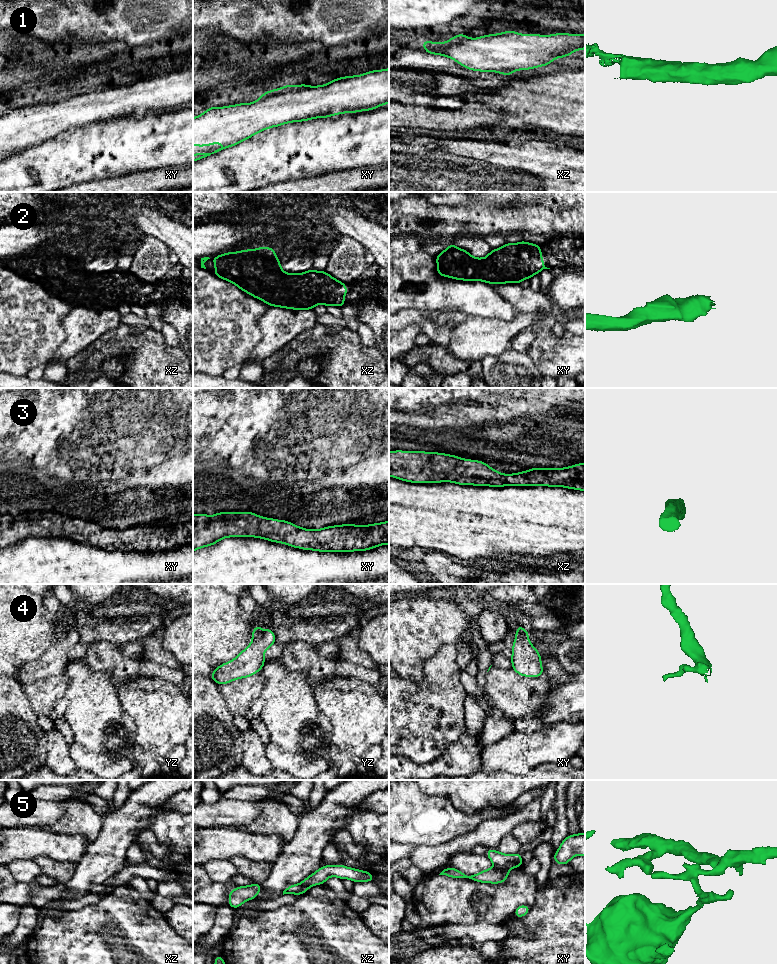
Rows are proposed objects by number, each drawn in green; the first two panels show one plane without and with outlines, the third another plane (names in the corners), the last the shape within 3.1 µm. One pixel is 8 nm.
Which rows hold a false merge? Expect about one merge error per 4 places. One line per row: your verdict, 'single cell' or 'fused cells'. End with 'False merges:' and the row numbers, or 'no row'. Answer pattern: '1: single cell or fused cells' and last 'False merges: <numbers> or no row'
1: single cell
2: single cell
3: single cell
4: single cell
5: fused cells
False merges: 5

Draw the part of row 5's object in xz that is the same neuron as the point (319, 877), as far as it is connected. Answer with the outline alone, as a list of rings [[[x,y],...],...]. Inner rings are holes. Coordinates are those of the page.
[[[342,864],[325,865],[321,866],[317,871],[311,874],[311,882],[307,886],[307,889],[315,885],[325,884],[326,880],[332,876],[342,880],[350,879],[354,883],[371,882],[374,880],[374,875],[364,870],[346,867]]]

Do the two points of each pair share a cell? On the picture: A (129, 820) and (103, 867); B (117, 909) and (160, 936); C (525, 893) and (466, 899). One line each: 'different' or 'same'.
A: same
B: same
C: same

